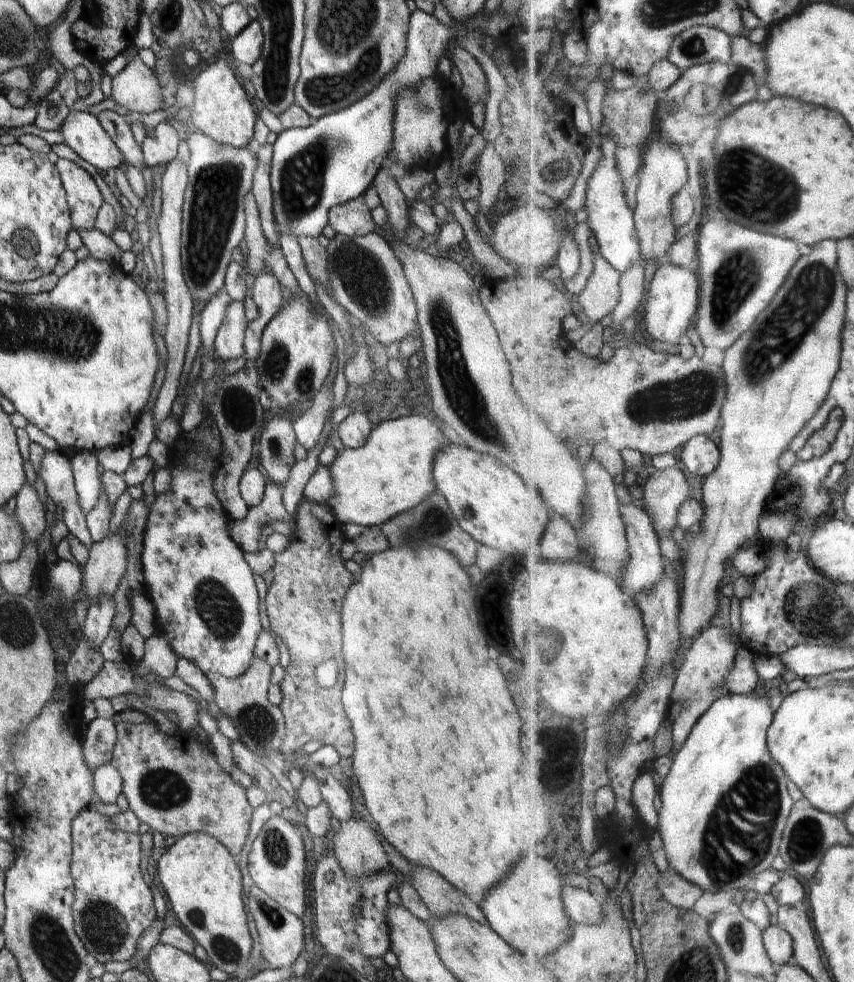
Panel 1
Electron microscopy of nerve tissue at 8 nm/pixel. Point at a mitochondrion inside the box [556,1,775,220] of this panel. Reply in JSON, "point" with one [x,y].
{"point":[694,45]}

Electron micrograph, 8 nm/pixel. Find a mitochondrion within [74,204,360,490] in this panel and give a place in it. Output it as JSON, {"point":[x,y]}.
{"point":[237,406]}

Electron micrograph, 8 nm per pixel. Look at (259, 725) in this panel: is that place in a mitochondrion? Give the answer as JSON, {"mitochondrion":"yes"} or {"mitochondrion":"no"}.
{"mitochondrion":"yes"}

